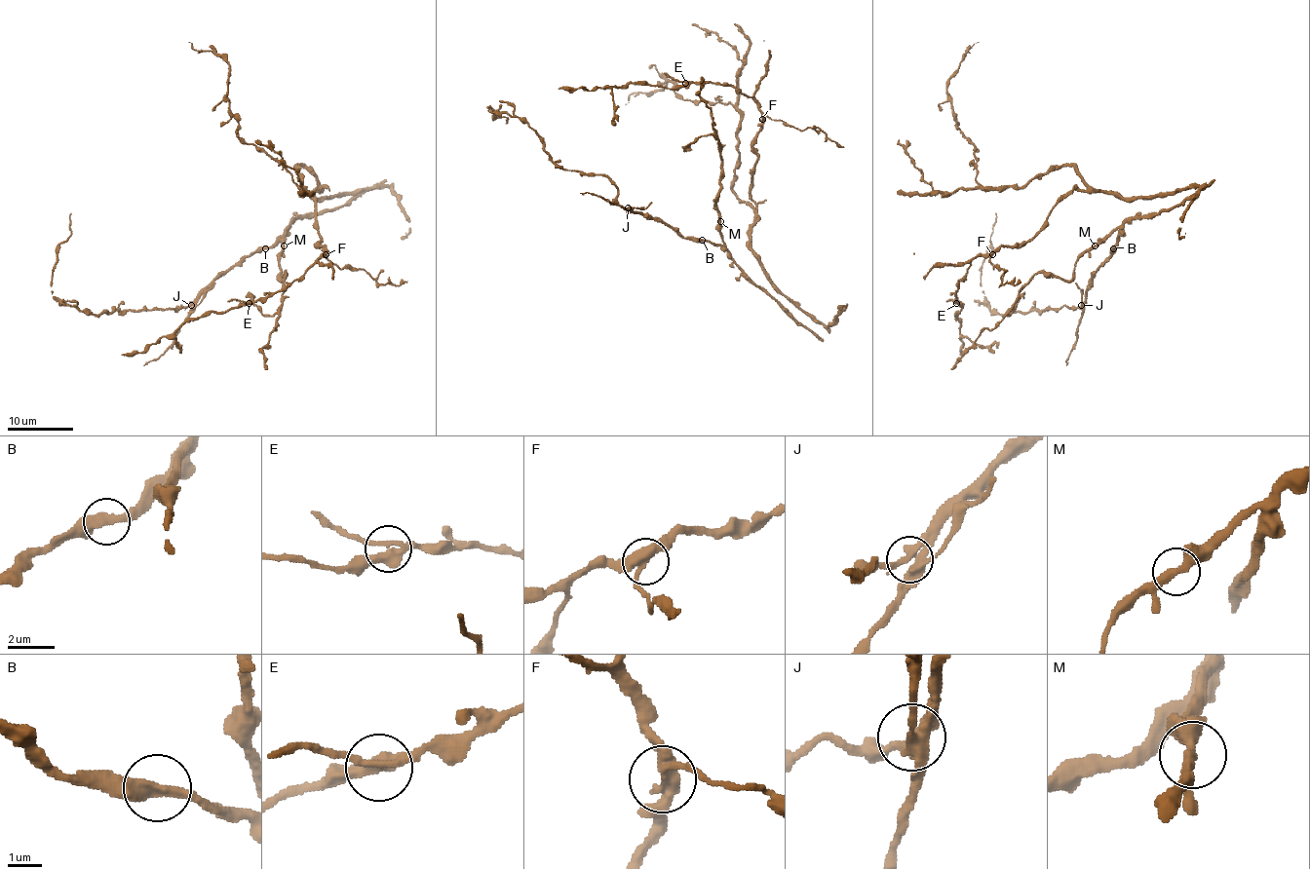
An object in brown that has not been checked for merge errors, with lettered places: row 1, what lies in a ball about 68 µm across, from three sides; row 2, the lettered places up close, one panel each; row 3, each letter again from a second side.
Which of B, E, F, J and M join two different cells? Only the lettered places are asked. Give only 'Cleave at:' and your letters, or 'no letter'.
Cleave at: F

